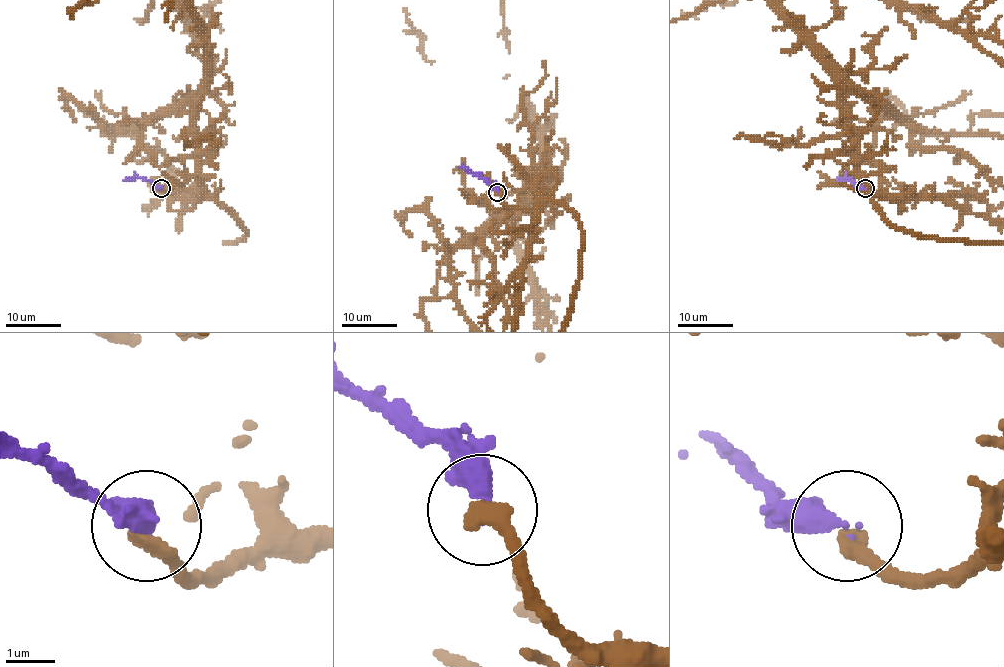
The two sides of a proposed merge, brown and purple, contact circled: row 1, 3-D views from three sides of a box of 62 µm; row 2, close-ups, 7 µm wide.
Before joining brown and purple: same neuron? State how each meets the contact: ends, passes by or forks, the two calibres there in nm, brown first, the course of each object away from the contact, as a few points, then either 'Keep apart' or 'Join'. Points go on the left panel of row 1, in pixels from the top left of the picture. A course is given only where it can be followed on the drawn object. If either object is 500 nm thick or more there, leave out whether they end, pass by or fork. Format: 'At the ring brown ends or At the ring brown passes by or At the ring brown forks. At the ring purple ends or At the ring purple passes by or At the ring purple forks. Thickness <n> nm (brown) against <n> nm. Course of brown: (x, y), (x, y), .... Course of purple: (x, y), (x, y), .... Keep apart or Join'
At the ring brown ends. At the ring purple ends. Thickness 340 nm (brown) against 380 nm. Course of purple: (161, 188), (146, 179), (124, 179). Keep apart

